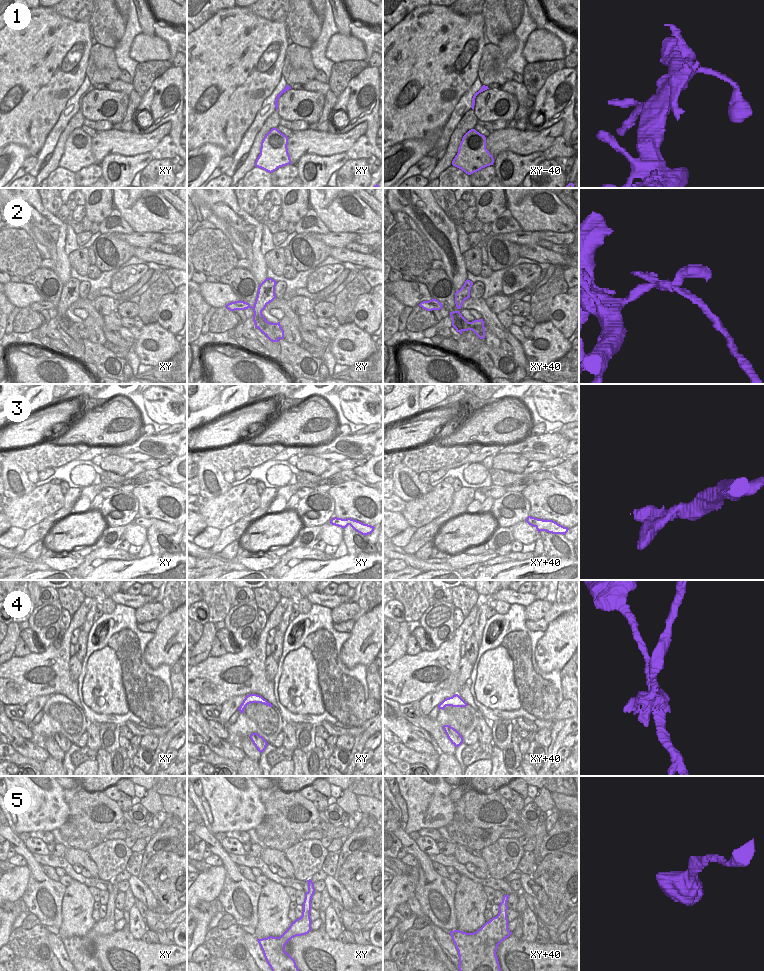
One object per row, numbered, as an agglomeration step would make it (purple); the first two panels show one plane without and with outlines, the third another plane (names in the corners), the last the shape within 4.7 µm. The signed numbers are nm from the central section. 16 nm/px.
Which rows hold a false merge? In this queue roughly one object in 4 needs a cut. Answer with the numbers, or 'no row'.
2, 4

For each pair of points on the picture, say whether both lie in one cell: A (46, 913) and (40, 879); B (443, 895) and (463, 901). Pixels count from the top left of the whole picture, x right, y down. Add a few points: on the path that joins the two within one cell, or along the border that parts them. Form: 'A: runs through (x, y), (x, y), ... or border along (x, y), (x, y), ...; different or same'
A: runs through (46, 904), (43, 887); same
B: border along (457, 885), (454, 899), (456, 921); different

